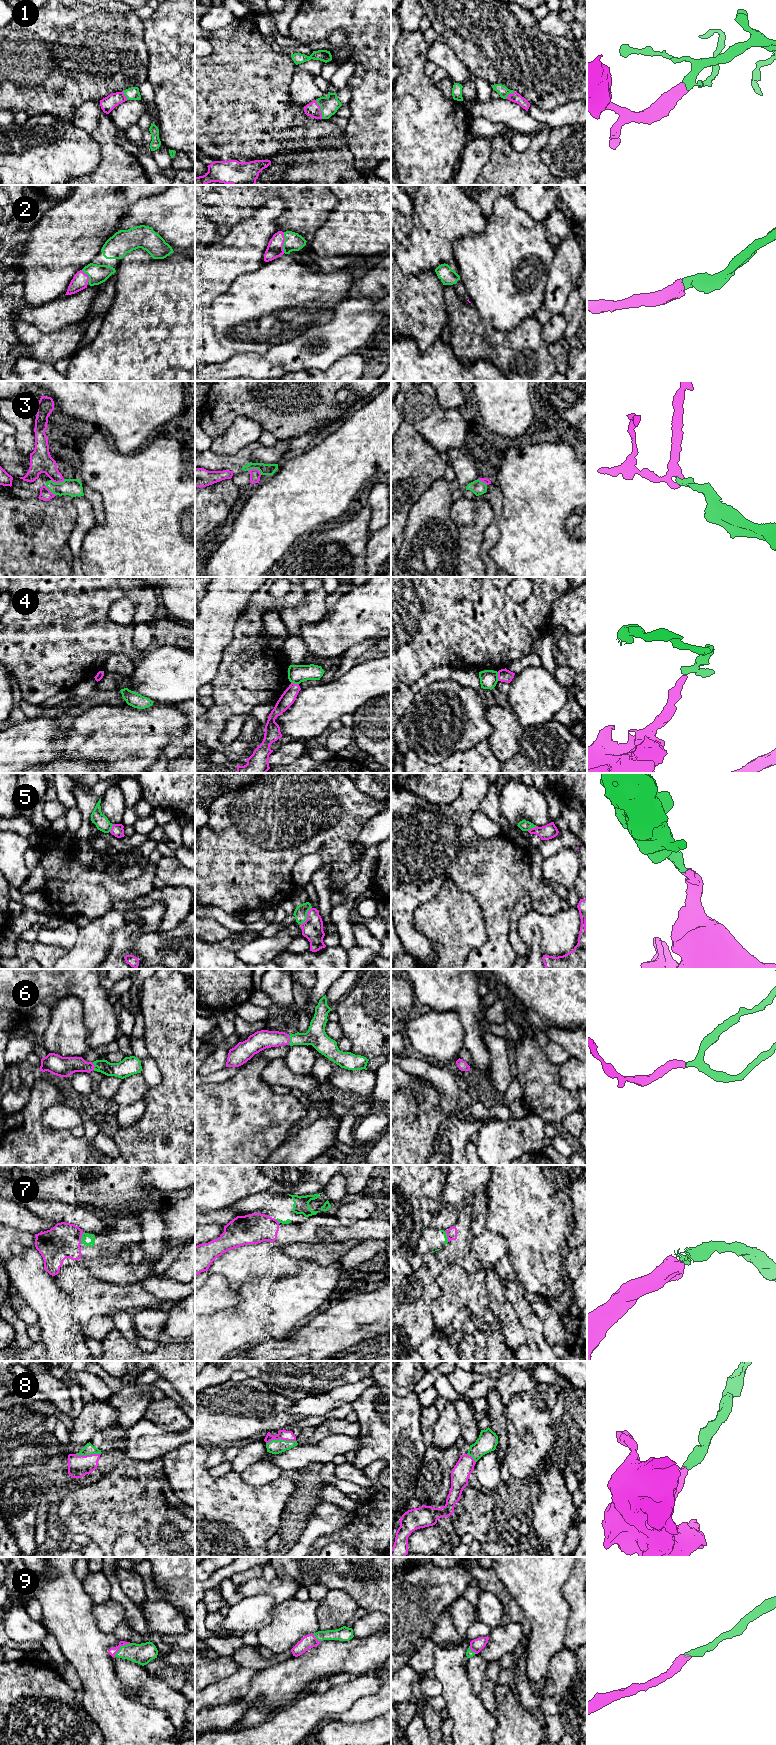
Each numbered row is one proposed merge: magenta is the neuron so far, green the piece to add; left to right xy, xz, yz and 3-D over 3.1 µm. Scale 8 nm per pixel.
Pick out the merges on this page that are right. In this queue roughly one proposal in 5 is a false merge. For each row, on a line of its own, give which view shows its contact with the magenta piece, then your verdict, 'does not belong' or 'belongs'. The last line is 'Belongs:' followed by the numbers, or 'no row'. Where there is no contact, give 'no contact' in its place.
1: xz | belongs
2: xz | belongs
3: xz | does not belong
4: yz | does not belong
5: xz | belongs
6: xz | belongs
7: xy | does not belong
8: xz | belongs
9: xy | belongs
Belongs: 1, 2, 5, 6, 8, 9

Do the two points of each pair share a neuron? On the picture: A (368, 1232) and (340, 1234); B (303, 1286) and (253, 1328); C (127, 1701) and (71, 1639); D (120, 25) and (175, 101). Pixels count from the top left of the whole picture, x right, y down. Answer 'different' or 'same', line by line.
A: same
B: same
C: same
D: different

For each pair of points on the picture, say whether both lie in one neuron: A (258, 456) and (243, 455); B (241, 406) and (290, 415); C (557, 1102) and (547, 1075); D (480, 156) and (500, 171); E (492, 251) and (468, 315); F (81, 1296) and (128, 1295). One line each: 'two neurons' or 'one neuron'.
A: two neurons
B: one neuron
C: one neuron
D: two neurons
E: two neurons
F: one neuron

